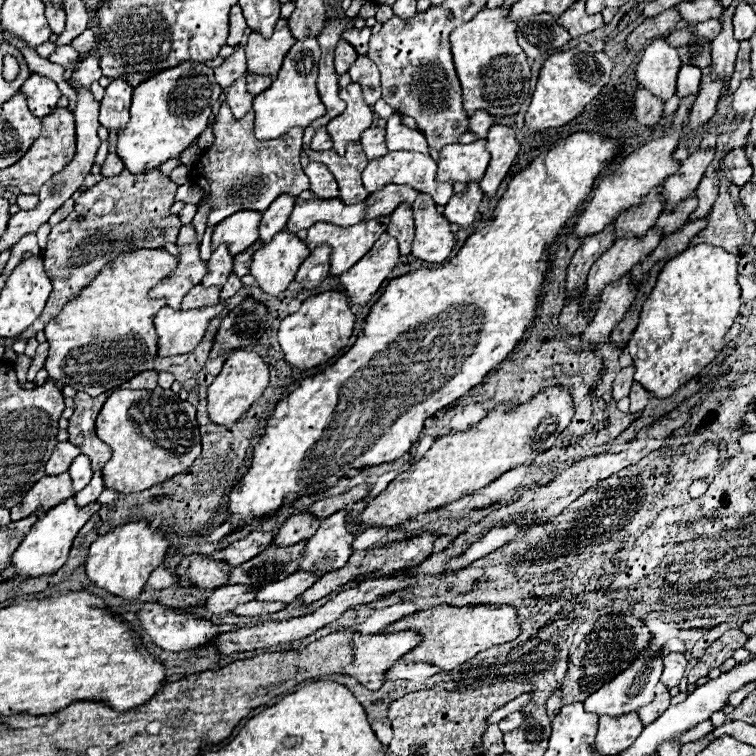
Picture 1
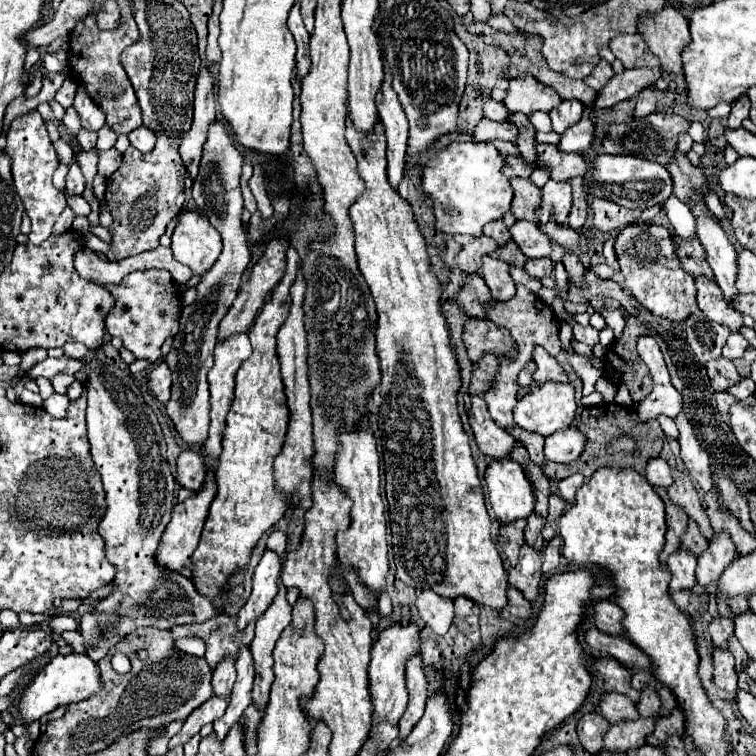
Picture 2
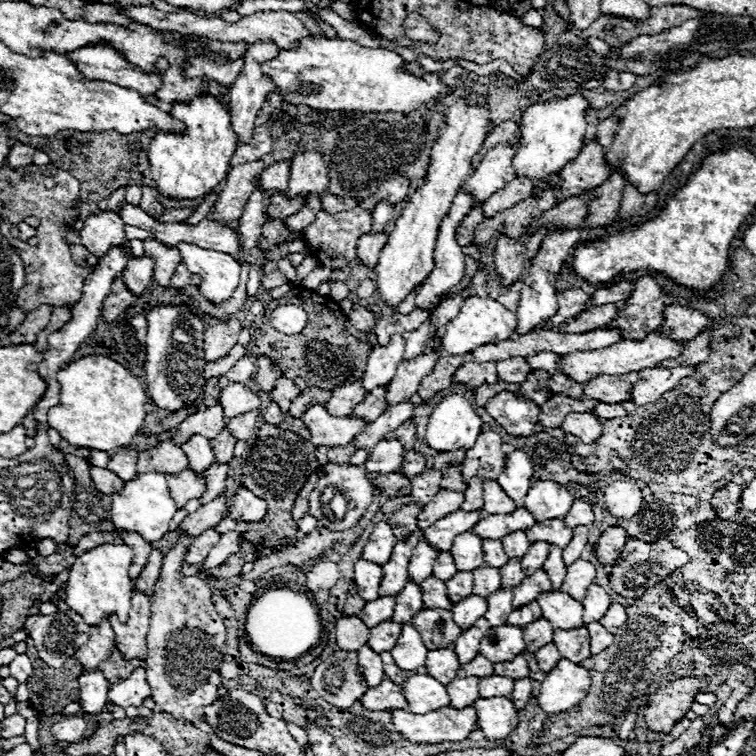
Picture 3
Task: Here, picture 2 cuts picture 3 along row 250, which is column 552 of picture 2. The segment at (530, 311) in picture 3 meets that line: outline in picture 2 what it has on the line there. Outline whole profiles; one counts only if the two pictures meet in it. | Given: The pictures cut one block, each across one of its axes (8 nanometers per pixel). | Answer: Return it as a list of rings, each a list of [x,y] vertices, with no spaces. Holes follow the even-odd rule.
[[[554,536],[546,548],[544,548],[544,564],[542,564],[542,570],[546,574],[550,574],[552,570],[558,568],[558,562],[560,562],[560,536]]]

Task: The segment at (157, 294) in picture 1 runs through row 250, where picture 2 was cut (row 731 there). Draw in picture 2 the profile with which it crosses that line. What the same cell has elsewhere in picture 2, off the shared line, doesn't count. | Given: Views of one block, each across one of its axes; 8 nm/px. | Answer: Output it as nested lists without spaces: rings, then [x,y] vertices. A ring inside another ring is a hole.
[[[212,696],[206,704],[202,704],[200,708],[196,708],[196,710],[188,716],[188,720],[186,720],[184,728],[182,728],[176,736],[172,736],[172,738],[170,738],[168,748],[184,746],[184,744],[194,736],[194,734],[198,734],[198,732],[200,732],[200,728],[202,728],[204,724],[210,724],[210,722],[214,722],[214,720],[222,718],[222,716],[224,716],[224,710],[226,710],[226,704],[228,704],[228,698]]]

